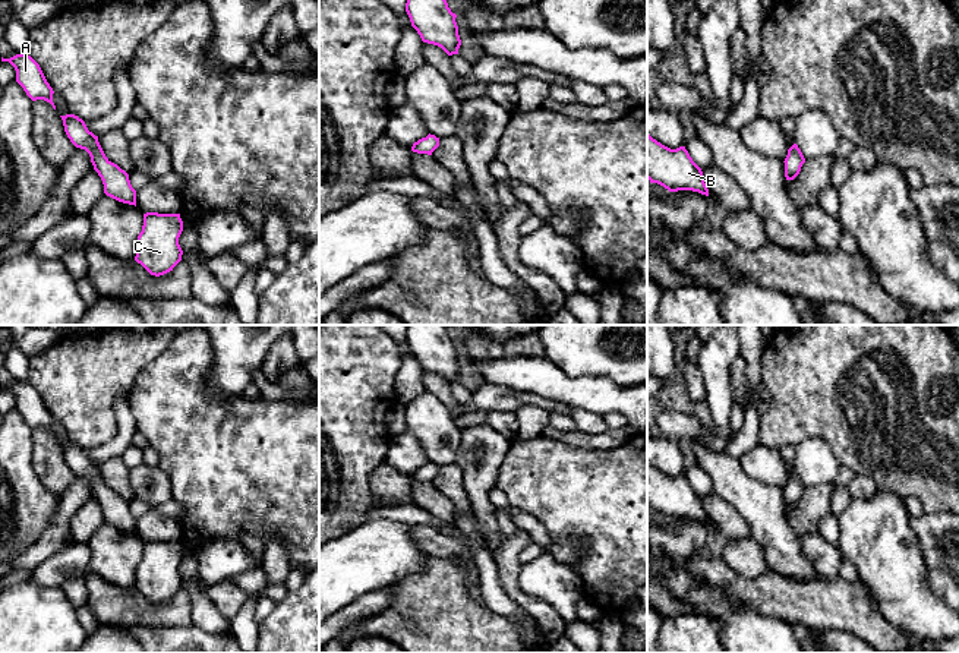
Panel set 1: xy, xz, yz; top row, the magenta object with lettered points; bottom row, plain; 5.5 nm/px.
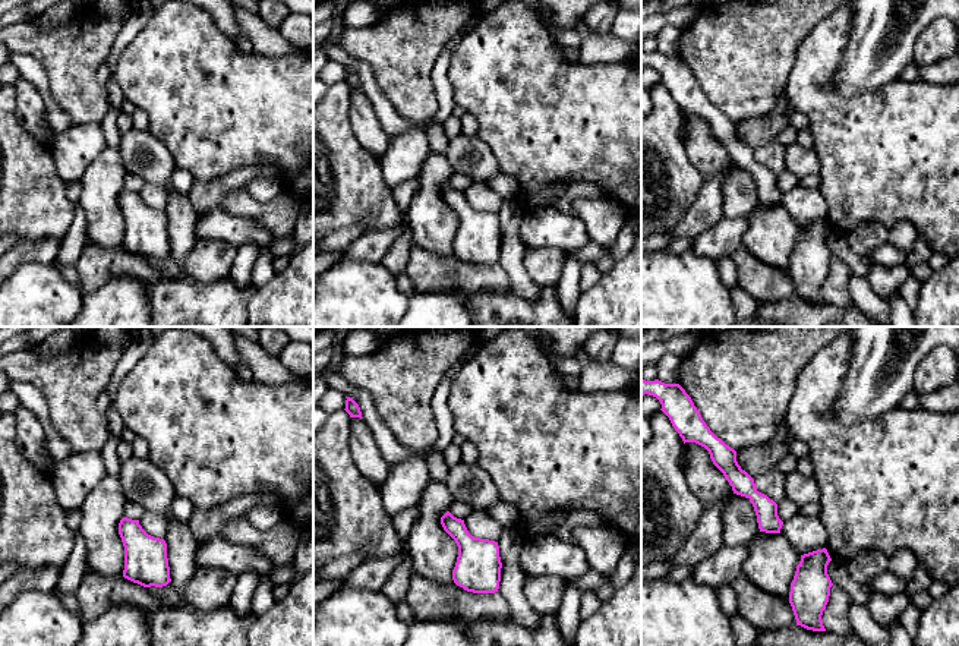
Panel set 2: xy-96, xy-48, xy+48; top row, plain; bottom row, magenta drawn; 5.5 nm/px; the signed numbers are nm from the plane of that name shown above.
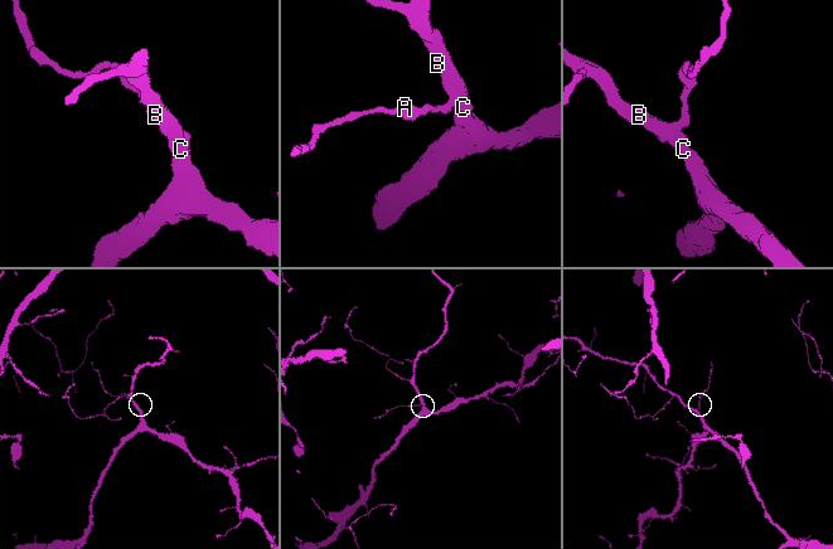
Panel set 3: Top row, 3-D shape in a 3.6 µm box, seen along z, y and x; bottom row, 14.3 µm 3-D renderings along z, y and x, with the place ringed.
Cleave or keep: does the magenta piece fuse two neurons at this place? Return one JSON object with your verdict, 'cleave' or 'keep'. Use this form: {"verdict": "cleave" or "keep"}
{"verdict": "cleave"}

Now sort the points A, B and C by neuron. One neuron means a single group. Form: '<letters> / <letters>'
A / B C

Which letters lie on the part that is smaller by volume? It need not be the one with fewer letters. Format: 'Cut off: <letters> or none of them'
Cut off: A

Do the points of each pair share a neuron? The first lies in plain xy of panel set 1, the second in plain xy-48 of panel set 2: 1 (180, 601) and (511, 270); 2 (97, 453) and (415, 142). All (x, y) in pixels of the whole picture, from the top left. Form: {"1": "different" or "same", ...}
{"1": "different", "2": "different"}

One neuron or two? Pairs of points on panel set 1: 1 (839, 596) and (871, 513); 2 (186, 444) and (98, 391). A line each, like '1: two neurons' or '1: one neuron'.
1: two neurons
2: two neurons

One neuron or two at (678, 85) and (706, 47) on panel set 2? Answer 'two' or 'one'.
one

